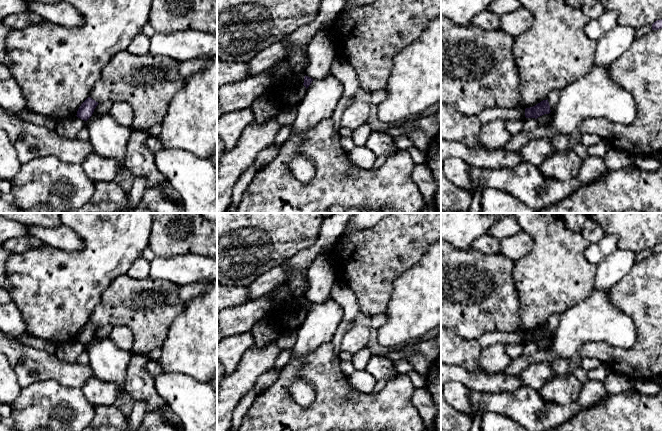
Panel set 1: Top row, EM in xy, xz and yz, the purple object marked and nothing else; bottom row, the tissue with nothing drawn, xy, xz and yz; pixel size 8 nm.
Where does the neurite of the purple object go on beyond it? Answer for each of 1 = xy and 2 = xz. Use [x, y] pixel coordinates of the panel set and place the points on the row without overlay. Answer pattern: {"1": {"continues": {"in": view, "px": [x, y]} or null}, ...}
{"1": {"continues": null}, "2": {"continues": null}}

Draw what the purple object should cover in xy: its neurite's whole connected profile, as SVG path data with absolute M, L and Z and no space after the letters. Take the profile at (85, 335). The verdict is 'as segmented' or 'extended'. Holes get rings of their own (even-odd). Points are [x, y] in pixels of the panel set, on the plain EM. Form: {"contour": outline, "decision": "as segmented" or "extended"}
{"contour": "M88 321L79 331L76 340L84 345L87 345L92 340L94 333L98 328L98 326Z", "decision": "as segmented"}

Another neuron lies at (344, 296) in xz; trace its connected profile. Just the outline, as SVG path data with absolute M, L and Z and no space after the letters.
M337 282L333 285L330 297L336 301L343 311L343 319L331 342L336 356L339 357L342 338L345 332L354 325L354 321L360 312L360 308L354 292L341 282Z

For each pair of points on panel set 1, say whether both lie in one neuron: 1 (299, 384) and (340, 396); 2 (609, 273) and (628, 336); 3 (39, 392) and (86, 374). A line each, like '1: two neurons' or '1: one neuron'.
1: two neurons
2: two neurons
3: two neurons

